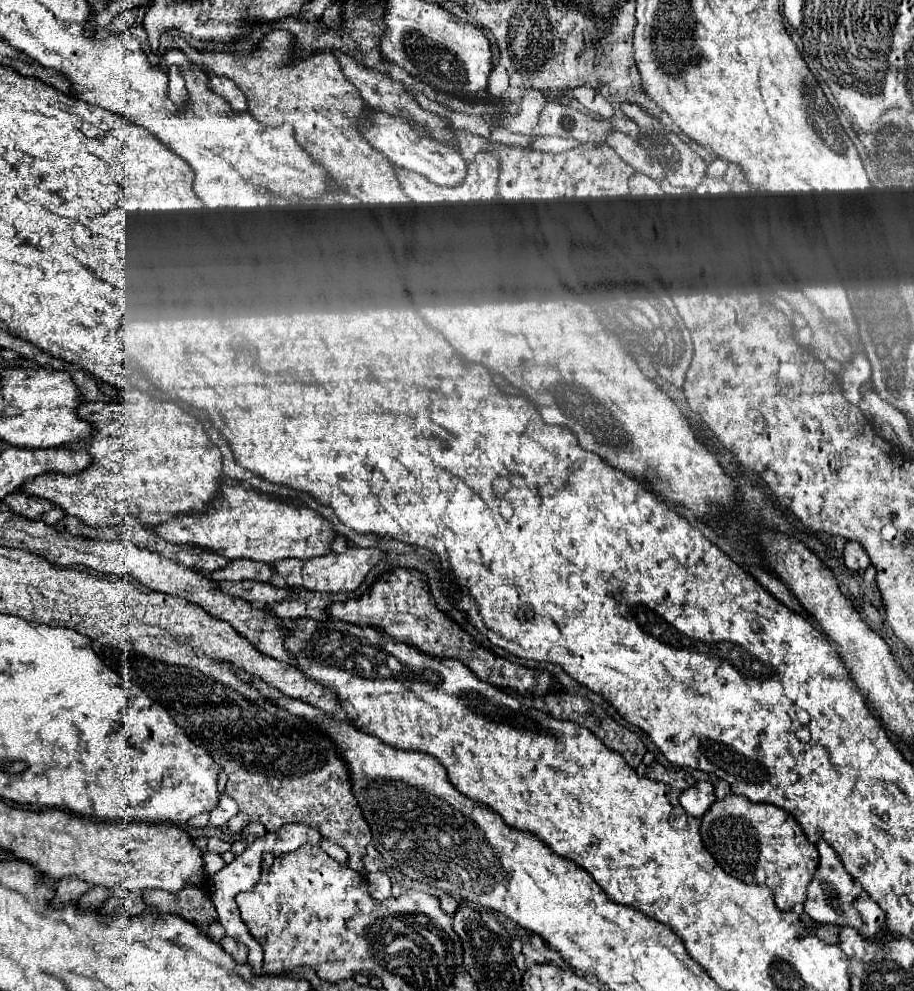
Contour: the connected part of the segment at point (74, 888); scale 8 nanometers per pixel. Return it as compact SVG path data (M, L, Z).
M65 877L55 883L55 897L51 899L51 907L65 907L73 901L77 901L85 891L89 889L89 883L77 879L77 877Z

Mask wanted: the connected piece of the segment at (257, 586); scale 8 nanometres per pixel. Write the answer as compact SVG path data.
M217 581L217 587L231 597L241 597L259 607L273 605L295 595L293 589L275 587L271 583L261 583L261 581Z

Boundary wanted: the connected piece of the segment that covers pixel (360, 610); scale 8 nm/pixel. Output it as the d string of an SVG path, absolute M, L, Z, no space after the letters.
M393 569L385 573L375 585L361 595L361 599L347 599L345 603L331 603L327 607L329 615L339 621L349 621L355 625L375 625L395 641L405 641L419 651L433 657L455 657L463 661L481 681L489 681L489 671L495 667L495 655L473 643L471 635L455 623L445 611L437 609L435 599L427 587L427 579L415 569Z

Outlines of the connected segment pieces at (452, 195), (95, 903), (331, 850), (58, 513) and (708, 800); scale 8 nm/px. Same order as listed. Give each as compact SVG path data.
M395 167L395 173L397 173L399 187L403 189L403 193L407 193L407 197L413 203L437 205L437 203L457 203L459 201L457 189L439 187L439 185L427 181L425 177L419 177L417 173L411 173L403 167Z
M91 887L79 901L77 901L77 909L81 911L93 911L97 909L105 899L111 897L111 891L109 889L103 889L103 887Z
M323 839L321 841L321 847L335 859L335 861L339 861L341 865L345 865L347 863L347 853L339 847L339 845L335 845L335 843L331 843L331 841L327 841L327 839Z
M25 491L11 493L9 497L3 499L3 503L7 503L21 517L27 517L31 521L43 521L47 525L55 525L57 521L61 521L65 517L63 509L55 507L51 501L41 499L41 497L33 497Z
M697 781L681 795L681 807L693 817L703 817L703 813L707 813L707 809L715 803L715 799L717 797L715 797L713 783Z

